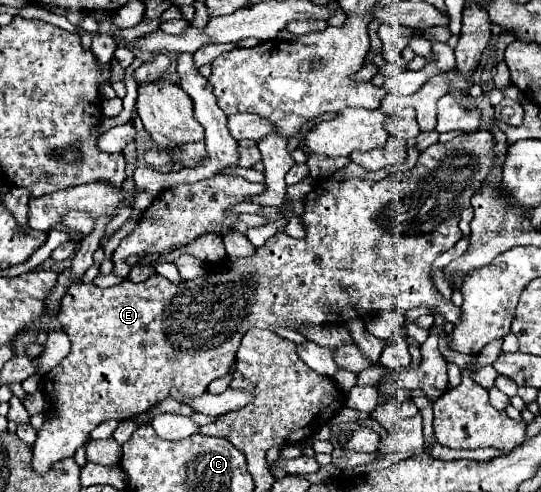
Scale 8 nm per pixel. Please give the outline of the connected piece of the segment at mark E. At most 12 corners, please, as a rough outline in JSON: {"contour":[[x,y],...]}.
{"contour":[[437,143],[319,179],[193,281],[69,287],[33,469],[225,377],[247,329],[461,309],[431,281],[491,171]]}

